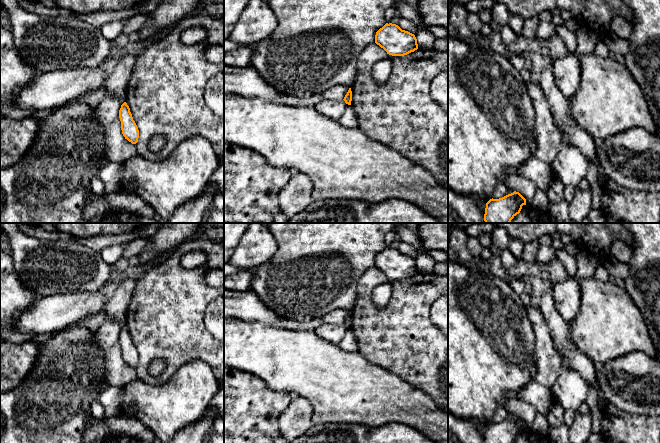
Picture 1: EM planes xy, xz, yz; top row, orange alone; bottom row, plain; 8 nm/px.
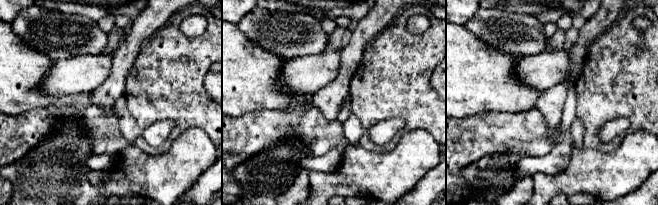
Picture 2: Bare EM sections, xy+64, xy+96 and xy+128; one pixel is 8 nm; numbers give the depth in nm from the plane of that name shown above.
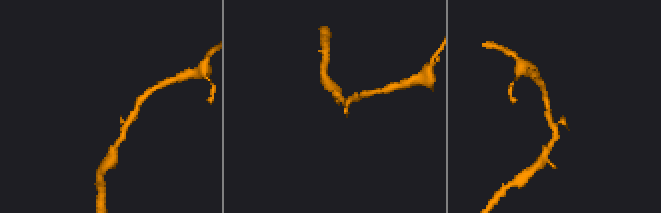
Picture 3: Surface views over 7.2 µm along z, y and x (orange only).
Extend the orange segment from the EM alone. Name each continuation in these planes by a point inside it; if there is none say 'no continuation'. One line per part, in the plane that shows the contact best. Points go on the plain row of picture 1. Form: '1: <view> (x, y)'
no continuation

